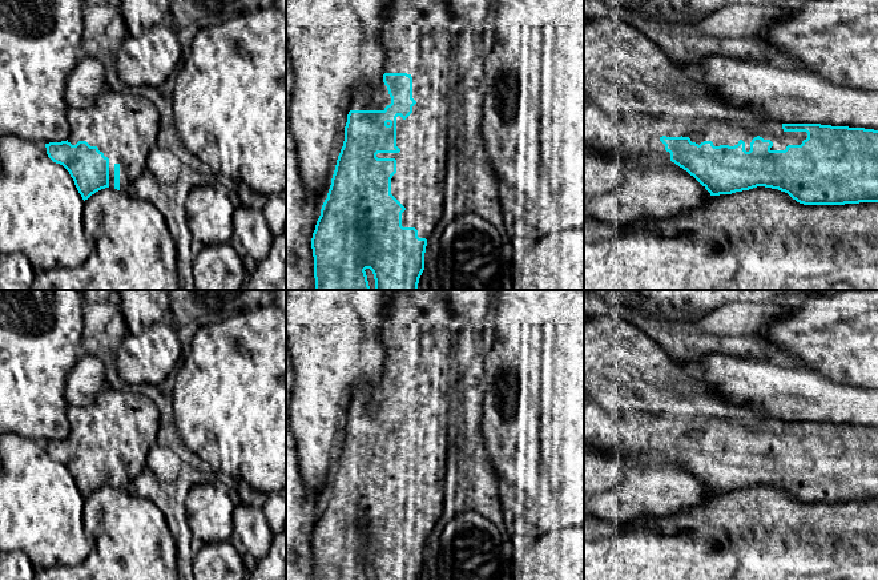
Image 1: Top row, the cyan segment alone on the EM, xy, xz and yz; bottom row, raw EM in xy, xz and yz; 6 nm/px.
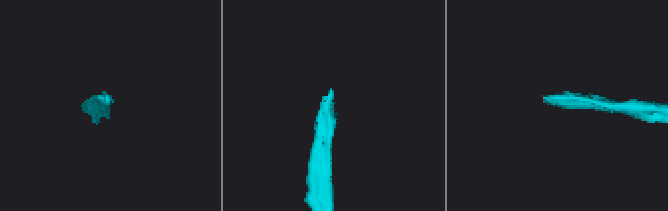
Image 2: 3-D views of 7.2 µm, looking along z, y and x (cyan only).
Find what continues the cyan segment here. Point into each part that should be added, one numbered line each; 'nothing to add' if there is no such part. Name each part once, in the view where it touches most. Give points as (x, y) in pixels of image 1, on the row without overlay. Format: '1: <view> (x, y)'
1: xz (418, 331)

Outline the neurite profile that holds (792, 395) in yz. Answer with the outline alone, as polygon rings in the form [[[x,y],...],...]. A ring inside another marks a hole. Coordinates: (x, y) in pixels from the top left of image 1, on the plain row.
[[[709,354],[686,368],[721,398],[782,422],[821,422],[878,428],[878,388],[835,383],[807,368],[785,368],[766,359]]]

